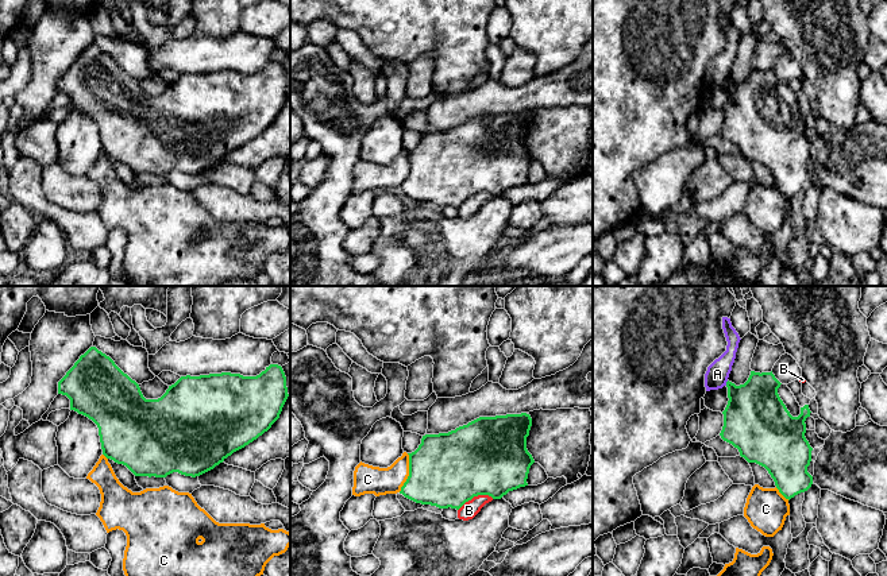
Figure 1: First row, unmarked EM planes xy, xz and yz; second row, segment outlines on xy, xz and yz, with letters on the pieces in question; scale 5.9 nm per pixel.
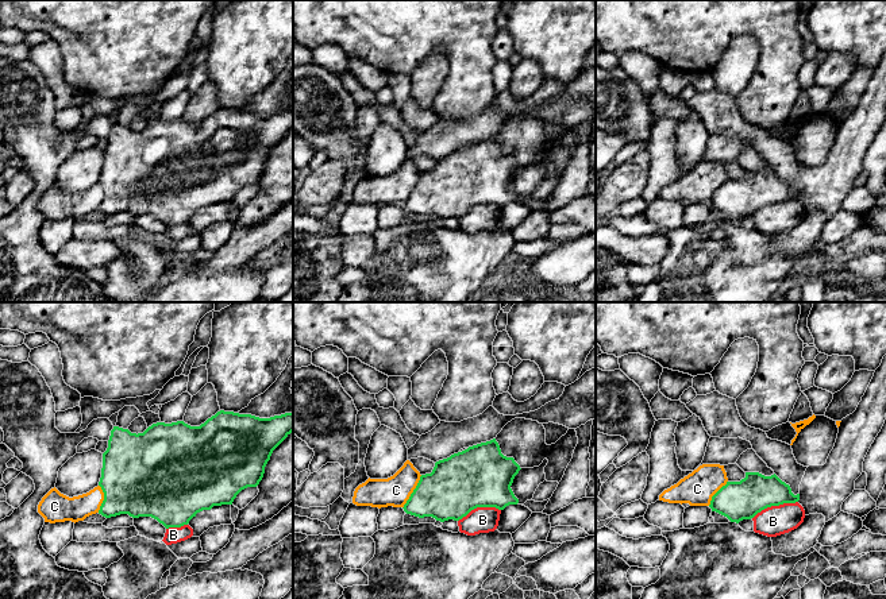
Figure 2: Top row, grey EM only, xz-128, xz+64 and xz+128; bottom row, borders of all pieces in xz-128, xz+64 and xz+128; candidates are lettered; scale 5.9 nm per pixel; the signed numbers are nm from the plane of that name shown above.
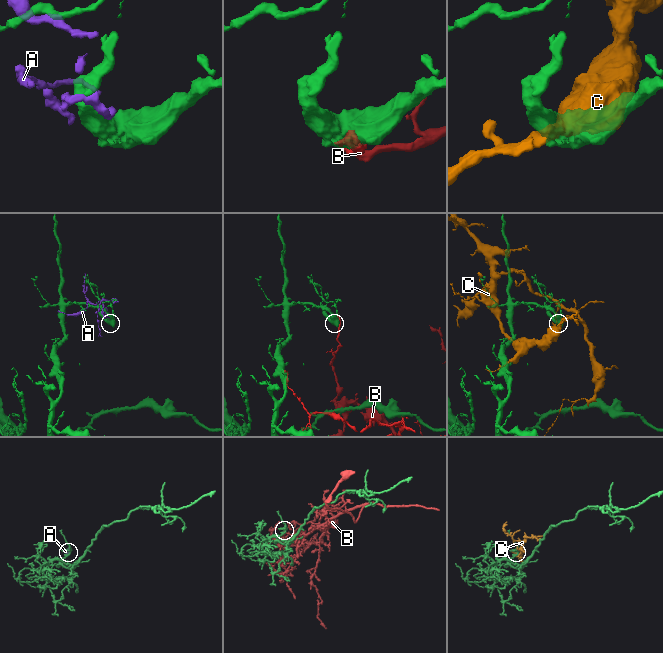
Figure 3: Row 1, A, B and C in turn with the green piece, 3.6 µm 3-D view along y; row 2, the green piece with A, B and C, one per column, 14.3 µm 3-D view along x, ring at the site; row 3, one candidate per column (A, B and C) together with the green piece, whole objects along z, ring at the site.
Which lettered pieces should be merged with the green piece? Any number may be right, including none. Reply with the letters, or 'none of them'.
none of them

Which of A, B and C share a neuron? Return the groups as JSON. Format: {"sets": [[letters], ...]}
{"sets": [["A"], ["B"], ["C"]]}

